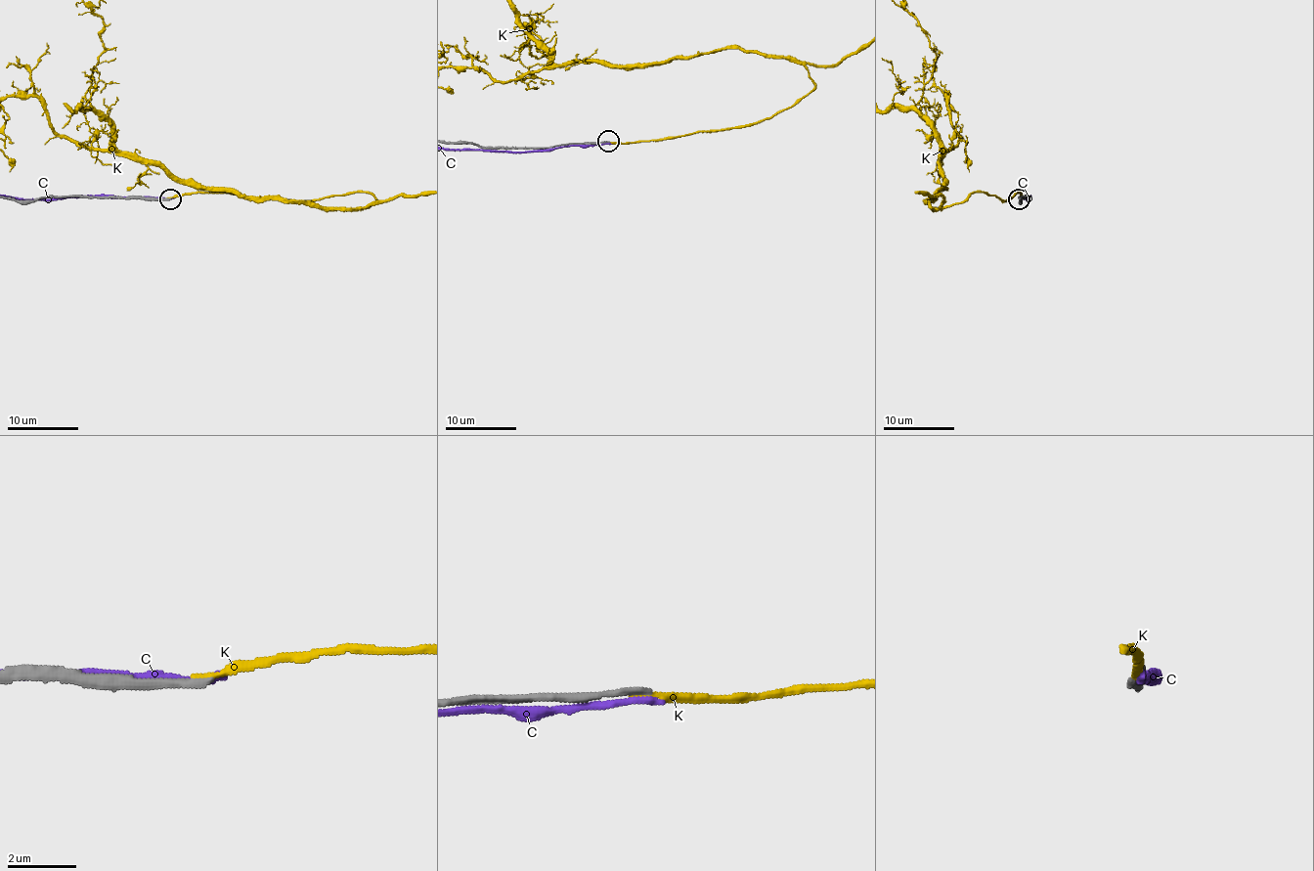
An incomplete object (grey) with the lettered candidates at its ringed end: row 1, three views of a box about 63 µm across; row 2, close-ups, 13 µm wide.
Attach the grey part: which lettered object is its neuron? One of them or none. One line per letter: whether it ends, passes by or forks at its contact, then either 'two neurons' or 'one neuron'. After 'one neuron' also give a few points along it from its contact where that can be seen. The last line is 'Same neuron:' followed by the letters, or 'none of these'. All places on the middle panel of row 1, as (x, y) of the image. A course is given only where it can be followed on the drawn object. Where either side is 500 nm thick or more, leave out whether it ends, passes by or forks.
C: it ends there; two neurons
K: it ends there; two neurons
Same neuron: none of these

